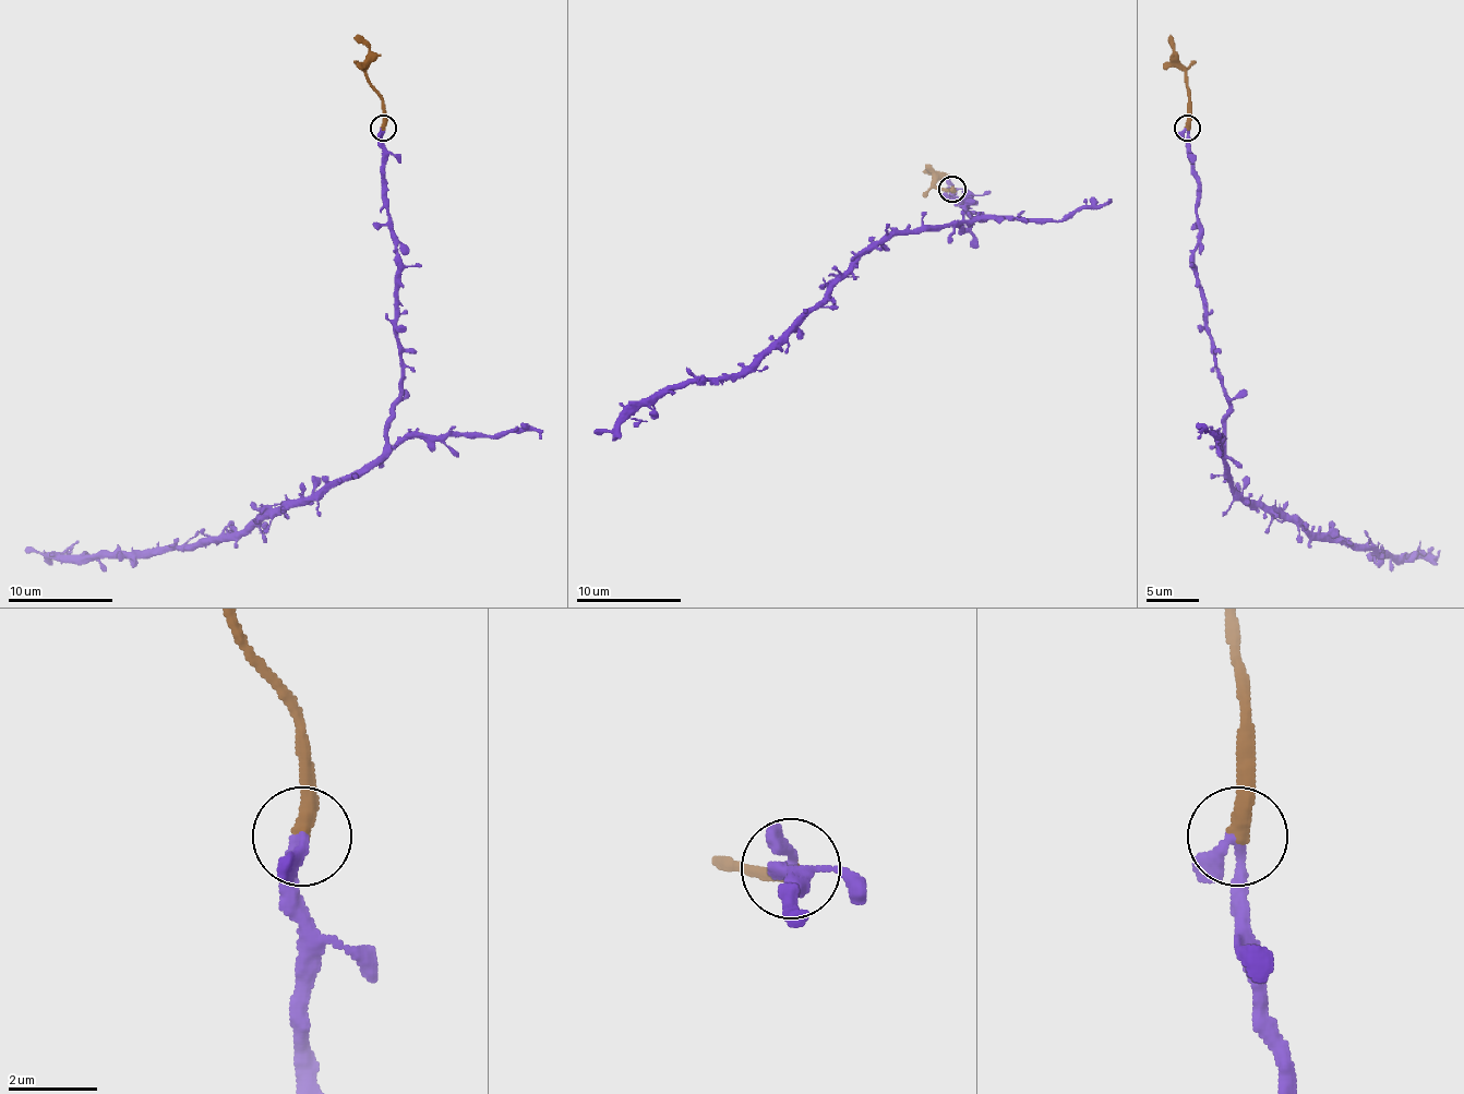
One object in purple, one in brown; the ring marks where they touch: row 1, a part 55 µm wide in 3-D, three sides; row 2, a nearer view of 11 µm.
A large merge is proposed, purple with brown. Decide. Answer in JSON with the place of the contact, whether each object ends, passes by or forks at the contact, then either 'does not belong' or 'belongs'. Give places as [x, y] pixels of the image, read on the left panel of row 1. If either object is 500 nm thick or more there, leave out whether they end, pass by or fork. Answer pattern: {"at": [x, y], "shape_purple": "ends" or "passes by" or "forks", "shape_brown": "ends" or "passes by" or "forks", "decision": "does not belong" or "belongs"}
{"at": [383, 128], "shape_purple": "passes by", "shape_brown": "ends", "decision": "belongs"}

